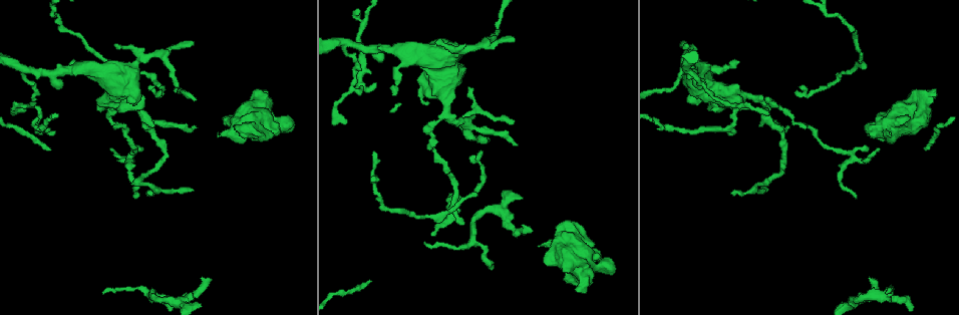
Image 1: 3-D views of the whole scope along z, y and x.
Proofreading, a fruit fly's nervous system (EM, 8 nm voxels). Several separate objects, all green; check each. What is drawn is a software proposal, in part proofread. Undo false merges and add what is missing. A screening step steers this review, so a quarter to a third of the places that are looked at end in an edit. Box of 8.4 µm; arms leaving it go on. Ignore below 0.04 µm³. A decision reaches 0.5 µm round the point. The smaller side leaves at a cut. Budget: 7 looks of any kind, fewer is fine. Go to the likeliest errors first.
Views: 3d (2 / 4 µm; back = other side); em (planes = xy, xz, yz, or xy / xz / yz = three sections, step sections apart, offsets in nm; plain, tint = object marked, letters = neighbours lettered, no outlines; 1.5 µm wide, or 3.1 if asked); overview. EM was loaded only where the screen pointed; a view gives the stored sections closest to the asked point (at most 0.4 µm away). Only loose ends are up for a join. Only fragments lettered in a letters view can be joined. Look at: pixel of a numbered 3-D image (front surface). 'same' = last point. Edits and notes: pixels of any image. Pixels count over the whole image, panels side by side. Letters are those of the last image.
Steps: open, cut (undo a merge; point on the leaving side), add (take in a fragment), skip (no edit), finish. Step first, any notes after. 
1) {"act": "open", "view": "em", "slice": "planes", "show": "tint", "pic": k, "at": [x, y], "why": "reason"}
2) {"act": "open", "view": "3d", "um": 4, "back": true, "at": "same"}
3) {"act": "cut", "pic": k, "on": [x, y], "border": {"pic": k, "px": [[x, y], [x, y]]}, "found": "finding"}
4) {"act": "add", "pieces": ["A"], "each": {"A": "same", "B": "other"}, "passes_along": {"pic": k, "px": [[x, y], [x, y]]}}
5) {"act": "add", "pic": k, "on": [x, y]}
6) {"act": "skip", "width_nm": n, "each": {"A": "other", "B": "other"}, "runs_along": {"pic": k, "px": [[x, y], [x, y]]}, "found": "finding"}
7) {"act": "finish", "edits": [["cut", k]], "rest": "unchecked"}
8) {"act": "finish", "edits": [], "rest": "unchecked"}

{"act": "open", "view": "em", "slice": "planes", "show": "letters", "pic": 1, "at": [576, 291], "why": "branch stops here"}

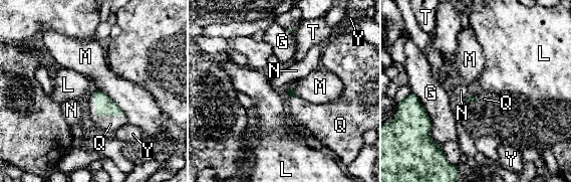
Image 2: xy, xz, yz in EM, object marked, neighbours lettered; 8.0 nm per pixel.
{"act": "add", "pieces": ["Q"], "each": {"G": "other", "L": "other", "M": "other", "N": "other", "Q": "same", "T": "other", "Y": "other"}, "found": "the cell continues"}

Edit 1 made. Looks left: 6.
{"act": "open", "view": "em", "slice": "planes", "show": "letters", "pic": 1, "at": [729, 132], "why": "free end"}

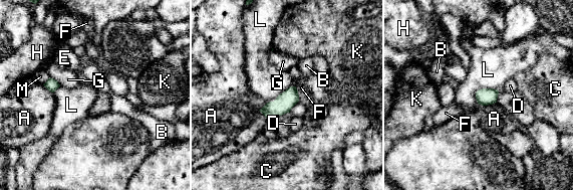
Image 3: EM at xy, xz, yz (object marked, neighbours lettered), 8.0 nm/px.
{"act": "skip", "width_nm": 140, "each": {"A": "other", "B": "other", "C": "other", "D": "other", "E": "other", "F": "other", "G": "other", "H": "other", "K": "other", "L": "other", "M": "other"}, "border": {"pic": 3, "px": [[497, 88], [480, 88], [477, 103]]}, "found": "none of them fits"}

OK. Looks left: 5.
{"act": "finish", "edits": [["add", 2]], "rest": "unchecked"}

